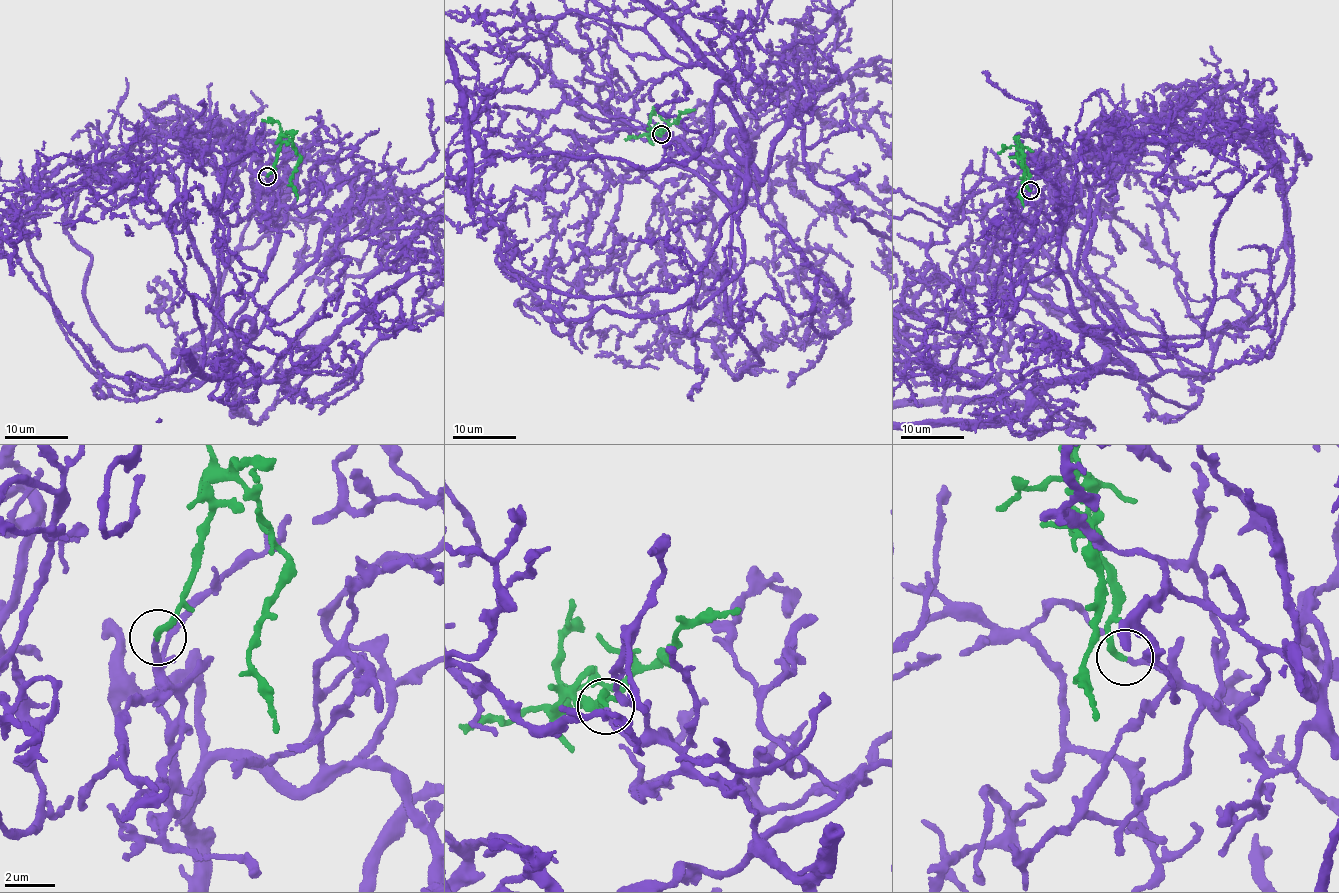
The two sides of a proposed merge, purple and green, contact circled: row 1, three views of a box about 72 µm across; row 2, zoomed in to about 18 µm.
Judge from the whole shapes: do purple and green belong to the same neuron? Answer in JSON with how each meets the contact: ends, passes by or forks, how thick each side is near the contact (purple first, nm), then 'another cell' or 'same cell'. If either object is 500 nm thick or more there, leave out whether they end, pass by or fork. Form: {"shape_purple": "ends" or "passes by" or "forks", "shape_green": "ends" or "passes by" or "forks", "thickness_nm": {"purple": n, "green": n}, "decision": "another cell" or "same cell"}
{"shape_purple": "ends", "shape_green": "ends", "thickness_nm": {"purple": 200, "green": 260}, "decision": "same cell"}

